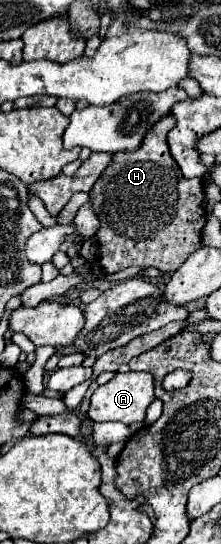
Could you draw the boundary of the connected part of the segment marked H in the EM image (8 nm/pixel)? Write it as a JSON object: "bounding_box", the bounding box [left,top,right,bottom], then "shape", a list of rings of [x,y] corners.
{"bounding_box":[90,114,204,272],"shape":[[[170,114],[146,134],[140,150],[116,152],[90,190],[92,208],[100,218],[96,260],[106,272],[120,272],[128,266],[154,266],[160,272],[174,272],[202,246],[204,184],[202,178],[186,180],[172,158],[166,136],[174,124],[176,120]]]}

